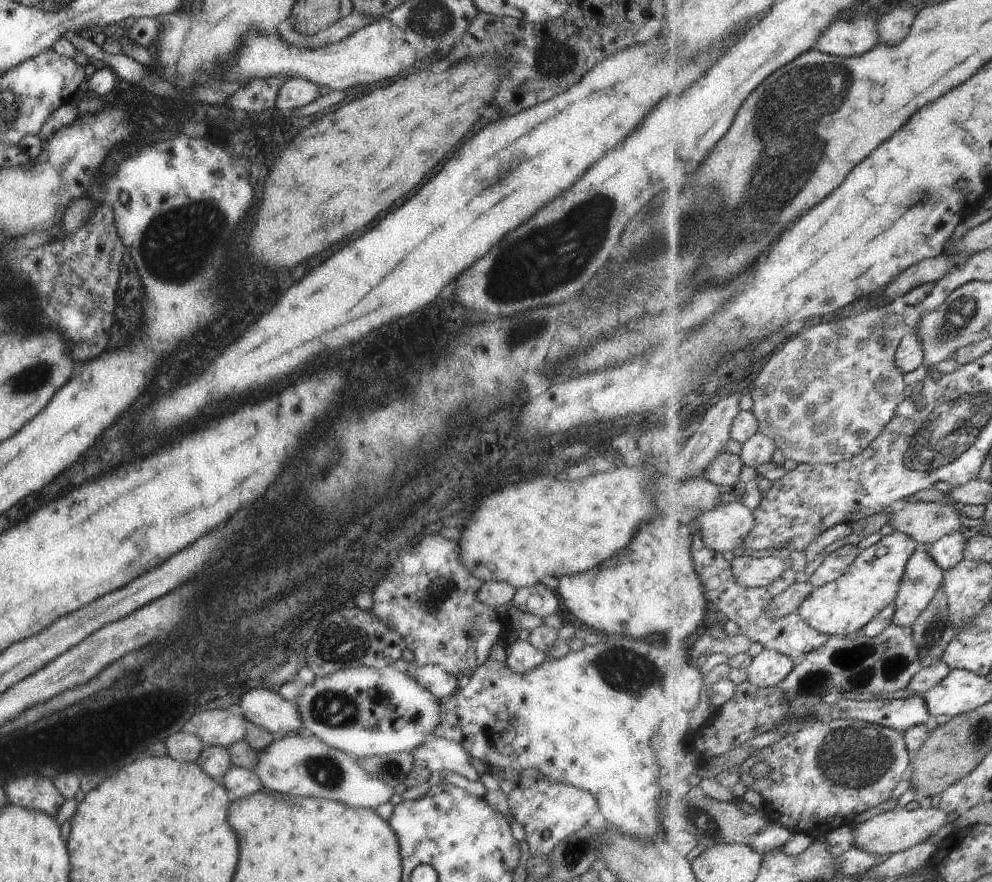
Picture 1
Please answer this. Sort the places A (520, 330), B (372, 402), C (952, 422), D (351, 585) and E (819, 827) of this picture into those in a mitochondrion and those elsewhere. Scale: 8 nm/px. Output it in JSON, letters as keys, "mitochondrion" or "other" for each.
{"A":"mitochondrion","B":"mitochondrion","C":"mitochondrion","D":"other","E":"other"}

